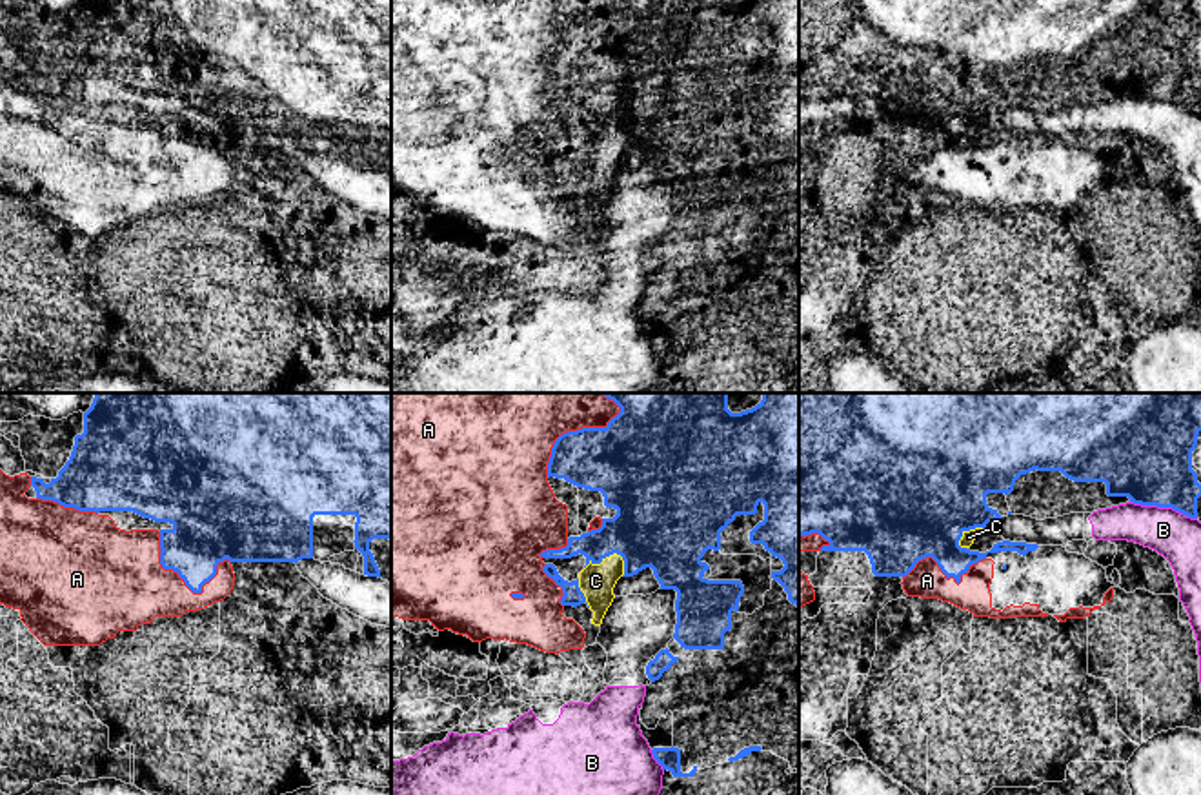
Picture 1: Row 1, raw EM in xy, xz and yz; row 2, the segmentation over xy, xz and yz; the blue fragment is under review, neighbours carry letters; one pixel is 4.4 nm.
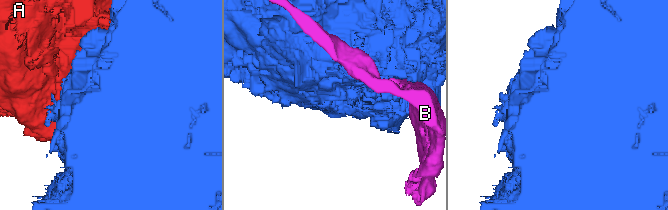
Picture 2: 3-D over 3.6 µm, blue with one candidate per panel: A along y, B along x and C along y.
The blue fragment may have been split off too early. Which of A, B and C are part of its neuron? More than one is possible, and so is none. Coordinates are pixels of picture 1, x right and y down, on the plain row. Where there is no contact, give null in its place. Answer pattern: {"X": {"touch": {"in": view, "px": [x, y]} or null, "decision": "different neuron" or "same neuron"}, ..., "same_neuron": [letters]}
{"A": {"touch": {"in": "xy", "px": [184, 173]}, "decision": "different neuron"}, "B": {"touch": {"in": "yz", "px": [1163, 99]}, "decision": "different neuron"}, "C": {"touch": {"in": "xz", "px": [605, 150]}, "decision": "different neuron"}, "same_neuron": []}

